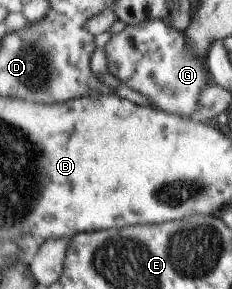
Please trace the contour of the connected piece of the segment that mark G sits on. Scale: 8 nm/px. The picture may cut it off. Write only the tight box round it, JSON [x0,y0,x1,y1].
[105,20,213,117]

